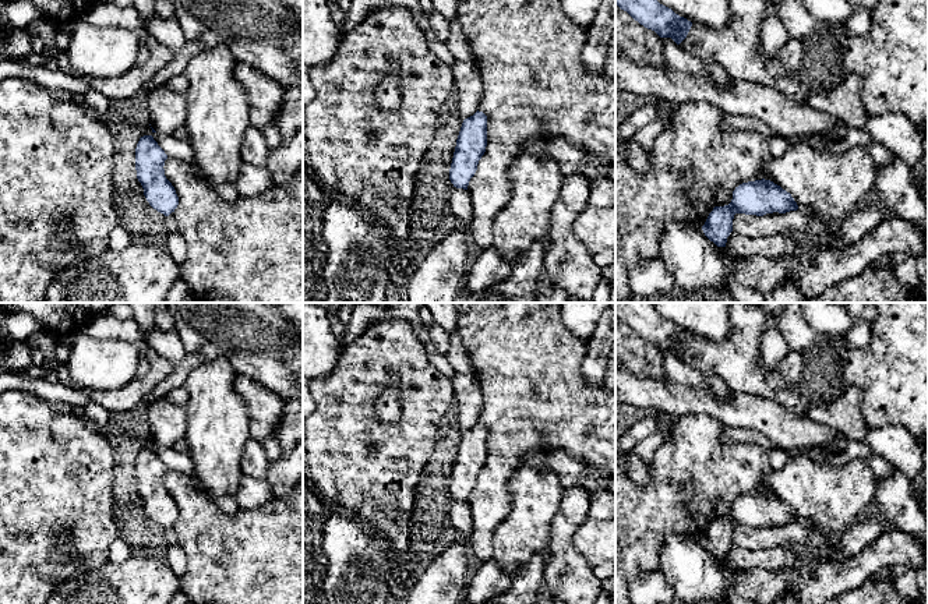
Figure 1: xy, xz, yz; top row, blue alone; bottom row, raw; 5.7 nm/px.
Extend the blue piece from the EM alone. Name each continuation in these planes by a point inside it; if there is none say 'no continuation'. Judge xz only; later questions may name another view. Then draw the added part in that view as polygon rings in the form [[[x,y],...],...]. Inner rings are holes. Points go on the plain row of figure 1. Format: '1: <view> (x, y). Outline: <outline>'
no continuation

